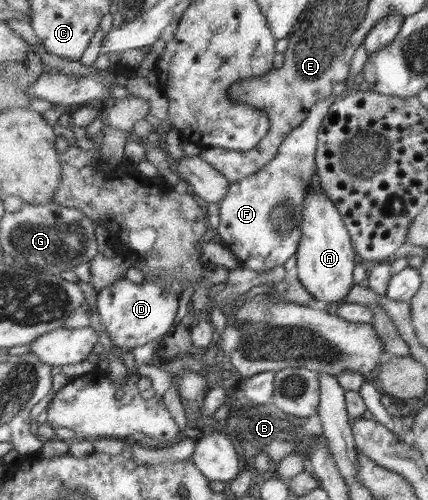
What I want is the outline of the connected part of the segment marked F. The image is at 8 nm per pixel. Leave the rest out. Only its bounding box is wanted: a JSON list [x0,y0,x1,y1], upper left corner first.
[216,94,332,272]

